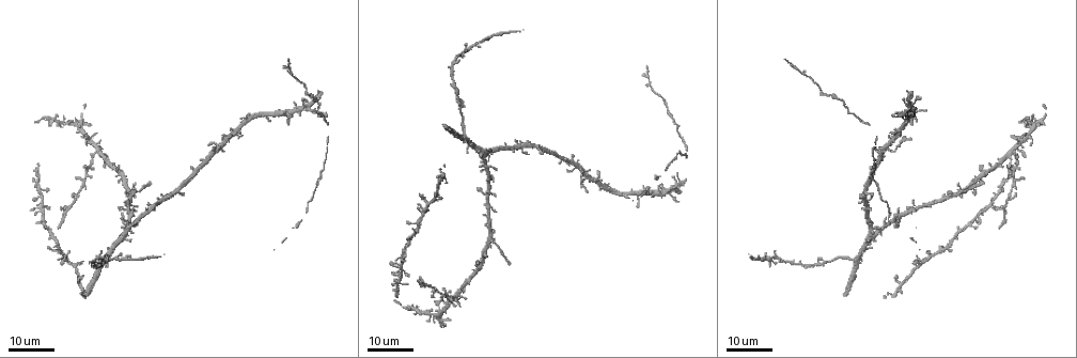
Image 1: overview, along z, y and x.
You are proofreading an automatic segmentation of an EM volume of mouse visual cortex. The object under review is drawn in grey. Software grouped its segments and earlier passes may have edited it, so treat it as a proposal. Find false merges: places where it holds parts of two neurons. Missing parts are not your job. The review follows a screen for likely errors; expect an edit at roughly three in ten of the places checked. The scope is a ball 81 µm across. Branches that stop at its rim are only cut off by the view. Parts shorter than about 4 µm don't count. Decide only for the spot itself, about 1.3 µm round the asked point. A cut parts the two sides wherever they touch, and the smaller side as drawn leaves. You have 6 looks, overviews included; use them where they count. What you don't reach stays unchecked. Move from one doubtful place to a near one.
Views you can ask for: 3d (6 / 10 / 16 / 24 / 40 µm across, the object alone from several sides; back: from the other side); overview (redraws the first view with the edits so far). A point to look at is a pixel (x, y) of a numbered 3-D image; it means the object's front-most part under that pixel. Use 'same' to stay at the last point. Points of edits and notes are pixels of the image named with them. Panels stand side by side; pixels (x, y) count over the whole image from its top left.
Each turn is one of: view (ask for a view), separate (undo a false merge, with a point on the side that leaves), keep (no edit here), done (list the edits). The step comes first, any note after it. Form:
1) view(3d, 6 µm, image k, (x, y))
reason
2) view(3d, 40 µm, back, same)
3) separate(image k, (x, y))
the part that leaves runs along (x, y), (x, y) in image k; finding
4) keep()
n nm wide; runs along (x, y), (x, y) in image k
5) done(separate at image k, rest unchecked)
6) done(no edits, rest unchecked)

view(3d, 16 µm, image 1, (959, 189))
arms part here

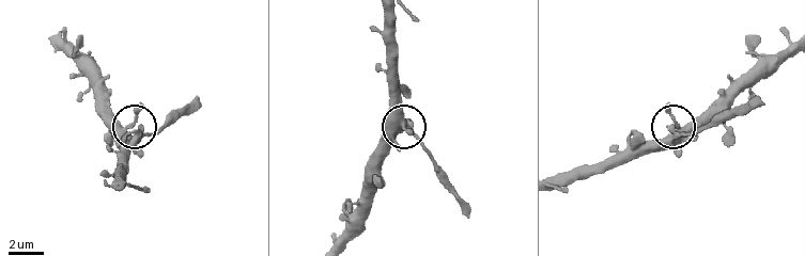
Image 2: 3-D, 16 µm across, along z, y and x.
view(3d, 6 µm, image 2, (676, 131))

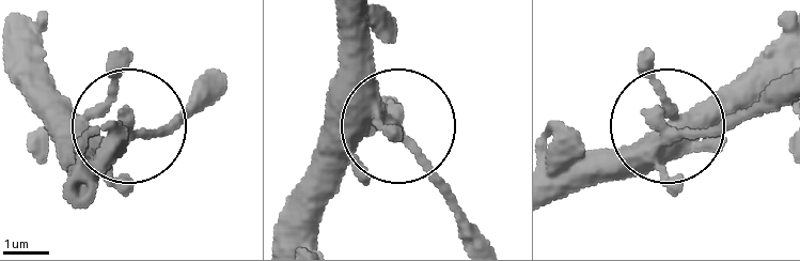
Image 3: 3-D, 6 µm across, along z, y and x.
separate(image 3, (177, 116))
the part that leaves runs along (140, 136), (193, 94) in image 3; a second neuron is stuck on

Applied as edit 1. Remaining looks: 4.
view(overview)

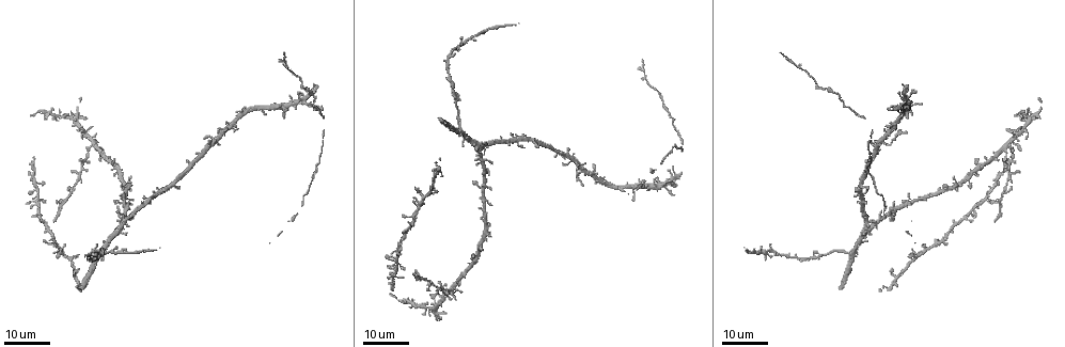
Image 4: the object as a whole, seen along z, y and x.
view(3d, 16 µm, image 4, (460, 129))

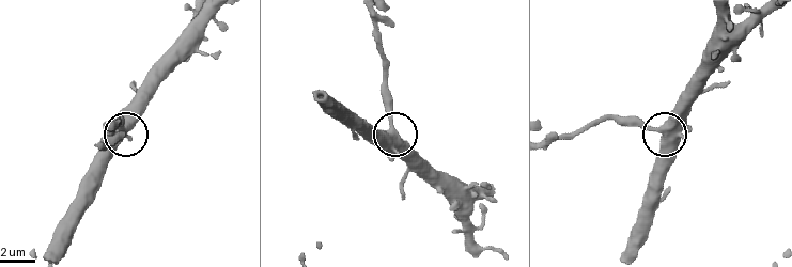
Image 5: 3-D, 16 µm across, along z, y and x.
view(3d, 10 µm, image 5, (124, 129))

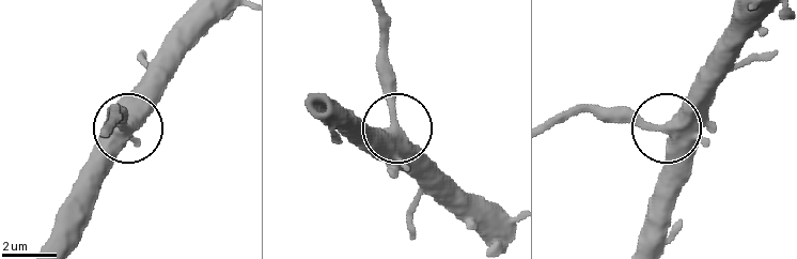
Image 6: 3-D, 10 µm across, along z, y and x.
keep()
runs along (505, 234), (395, 128), (379, 126), (357, 145) in image 6; continuous, no second neuron

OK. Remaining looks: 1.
done(separate at image 3, rest unchecked)

